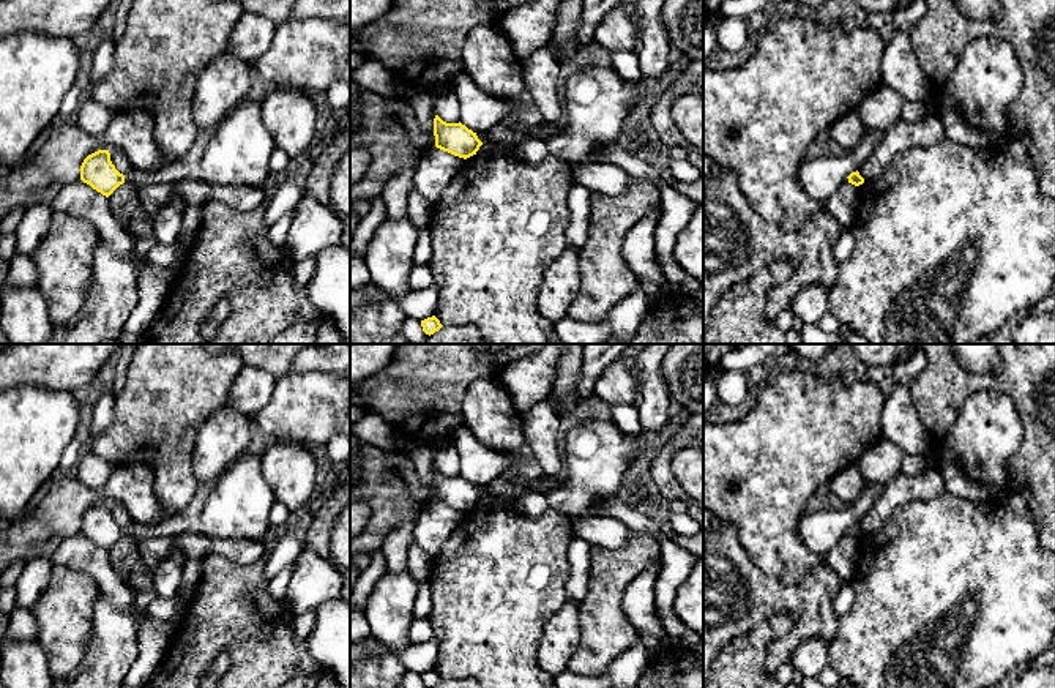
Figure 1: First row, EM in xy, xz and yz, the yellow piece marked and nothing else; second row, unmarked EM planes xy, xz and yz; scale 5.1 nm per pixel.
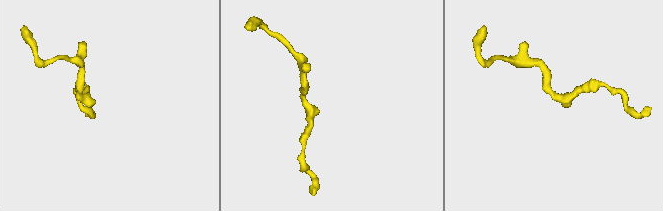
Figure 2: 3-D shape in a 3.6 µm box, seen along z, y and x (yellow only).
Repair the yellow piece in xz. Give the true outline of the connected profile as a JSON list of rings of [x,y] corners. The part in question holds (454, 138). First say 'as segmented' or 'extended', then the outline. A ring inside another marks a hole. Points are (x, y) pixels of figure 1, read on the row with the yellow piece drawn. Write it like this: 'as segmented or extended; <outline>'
extended; [[[438,115],[434,118],[435,147],[459,158],[476,155],[483,144],[505,144],[514,147],[524,140],[533,139],[530,134],[514,131],[508,123],[500,123],[486,133],[473,133],[465,125],[446,123]]]

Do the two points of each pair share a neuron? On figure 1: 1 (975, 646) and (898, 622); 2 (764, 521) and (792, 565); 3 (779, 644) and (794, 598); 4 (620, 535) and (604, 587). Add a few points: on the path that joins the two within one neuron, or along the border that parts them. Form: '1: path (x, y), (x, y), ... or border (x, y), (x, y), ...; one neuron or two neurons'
1: path (983, 611), (983, 589), (967, 587), (932, 619); one neuron
2: path (768, 532), (782, 554); one neuron
3: path (792, 635), (803, 624), (803, 611); one neuron
4: border (631, 530), (630, 538), (622, 546), (592, 546); two neurons

